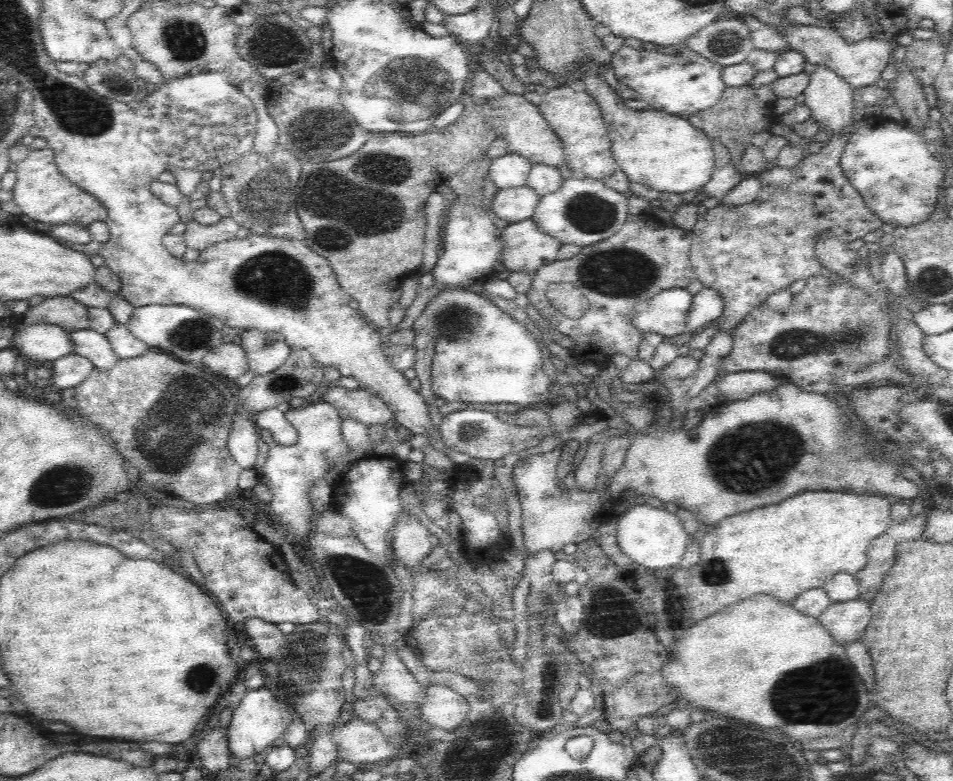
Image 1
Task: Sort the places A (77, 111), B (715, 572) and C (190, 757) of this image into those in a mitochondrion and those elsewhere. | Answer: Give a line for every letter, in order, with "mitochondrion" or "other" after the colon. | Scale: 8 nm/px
A: mitochondrion
B: mitochondrion
C: other

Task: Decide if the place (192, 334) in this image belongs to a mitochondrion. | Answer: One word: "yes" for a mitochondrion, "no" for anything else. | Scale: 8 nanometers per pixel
yes

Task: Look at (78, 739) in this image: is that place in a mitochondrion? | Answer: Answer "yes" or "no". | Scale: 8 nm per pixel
no

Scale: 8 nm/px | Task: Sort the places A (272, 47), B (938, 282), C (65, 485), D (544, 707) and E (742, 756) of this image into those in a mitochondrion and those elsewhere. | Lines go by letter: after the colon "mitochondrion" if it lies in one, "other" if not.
A: mitochondrion
B: mitochondrion
C: mitochondrion
D: mitochondrion
E: mitochondrion

